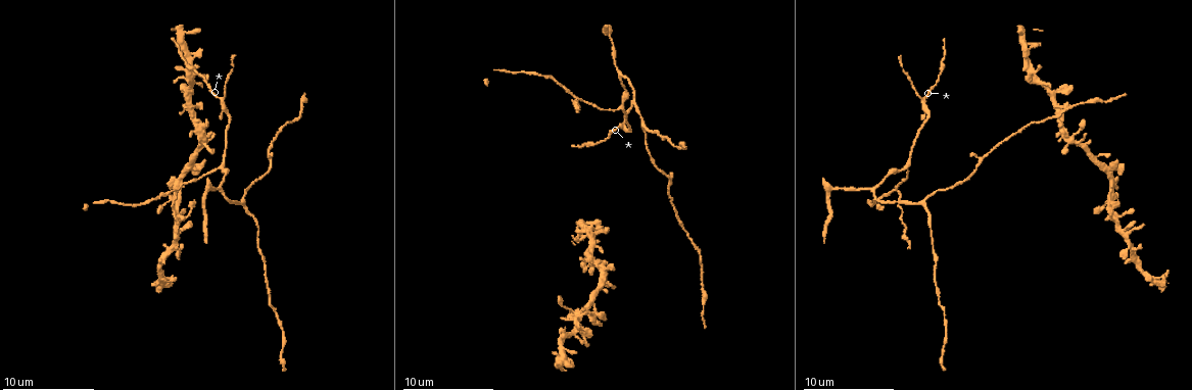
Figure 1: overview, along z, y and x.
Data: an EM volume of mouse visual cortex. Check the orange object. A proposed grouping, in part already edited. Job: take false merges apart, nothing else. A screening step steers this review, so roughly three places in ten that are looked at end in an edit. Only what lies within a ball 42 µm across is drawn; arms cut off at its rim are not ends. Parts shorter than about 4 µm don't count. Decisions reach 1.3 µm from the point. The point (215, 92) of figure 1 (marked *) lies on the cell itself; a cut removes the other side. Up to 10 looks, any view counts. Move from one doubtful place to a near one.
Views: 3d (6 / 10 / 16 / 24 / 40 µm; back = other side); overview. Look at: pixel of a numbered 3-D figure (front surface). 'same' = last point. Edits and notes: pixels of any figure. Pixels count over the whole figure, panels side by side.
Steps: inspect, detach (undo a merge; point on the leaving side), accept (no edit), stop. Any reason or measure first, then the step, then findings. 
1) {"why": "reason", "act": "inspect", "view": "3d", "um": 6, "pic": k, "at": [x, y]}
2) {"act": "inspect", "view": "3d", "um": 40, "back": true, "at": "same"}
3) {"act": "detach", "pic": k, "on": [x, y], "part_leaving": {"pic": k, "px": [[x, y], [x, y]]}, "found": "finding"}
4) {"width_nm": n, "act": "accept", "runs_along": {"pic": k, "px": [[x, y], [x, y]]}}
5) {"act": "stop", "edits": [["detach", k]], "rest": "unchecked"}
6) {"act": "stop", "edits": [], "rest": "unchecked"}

{"why": "three arms meet", "act": "inspect", "view": "3d", "um": 10, "pic": 1, "at": [873, 188]}

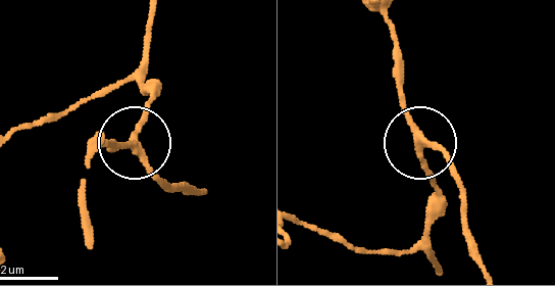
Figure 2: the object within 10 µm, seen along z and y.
{"act": "accept", "runs_along": {"pic": 2, "px": [[434, 267], [431, 177], [402, 96], [402, 69]]}, "found": "all the same cell"}

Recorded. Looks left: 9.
{"why": "three arms meet", "act": "inspect", "view": "3d", "um": 6, "pic": 1, "at": [176, 192]}

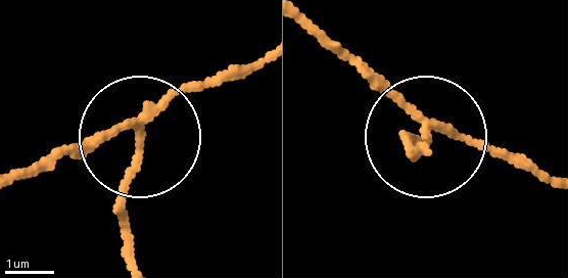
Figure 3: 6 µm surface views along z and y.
{"act": "inspect", "view": "3d", "um": 6, "back": true, "pic": 3, "at": [135, 141]}

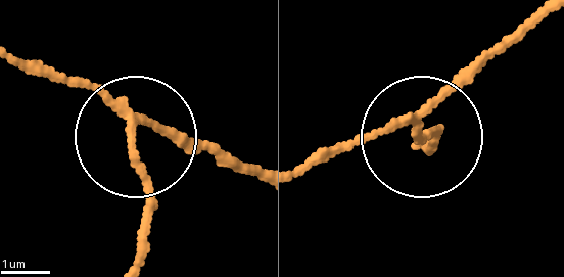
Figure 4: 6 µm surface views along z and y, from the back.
{"act": "detach", "pic": 4, "on": [149, 189], "part_leaving": {"pic": 4, "px": [[134, 129], [146, 198], [134, 260]]}, "found": "two cells meet here"}

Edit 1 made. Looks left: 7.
{"act": "inspect", "view": "overview"}

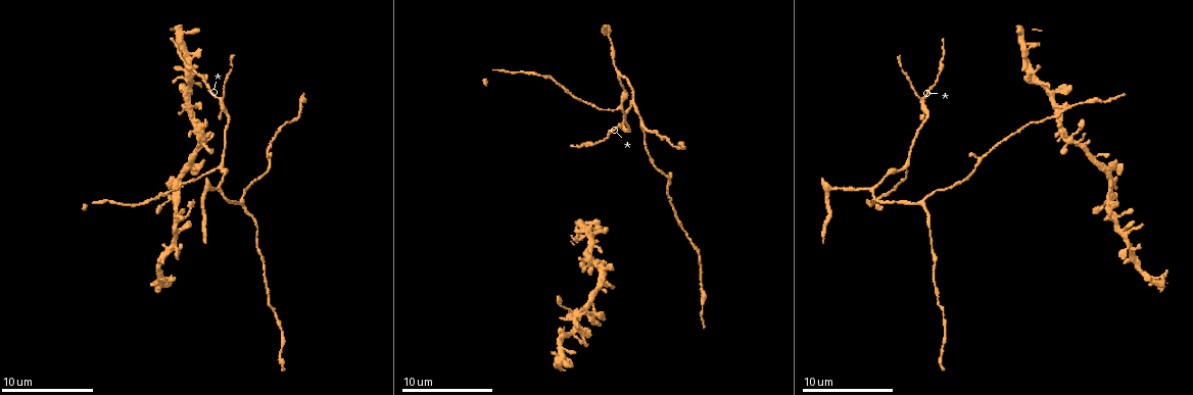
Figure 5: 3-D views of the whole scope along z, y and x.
{"why": "arms part here", "act": "inspect", "view": "3d", "um": 10, "pic": 5, "at": [219, 169]}

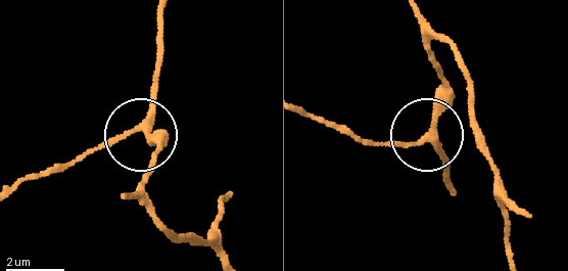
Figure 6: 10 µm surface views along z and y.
{"width_nm": 210, "act": "accept", "runs_along": {"pic": 6, "px": [[161, 11], [149, 129], [115, 134], [74, 163]]}, "found": "one cell here"}

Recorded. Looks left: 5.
{"why": "three-way junction", "act": "inspect", "view": "3d", "um": 10, "pic": 5, "at": [219, 101]}

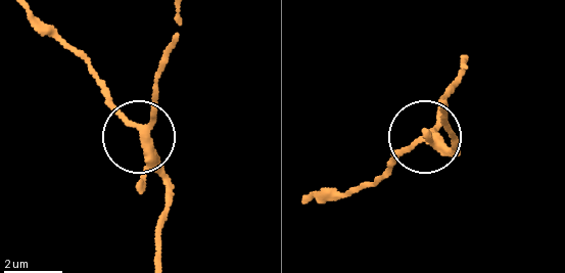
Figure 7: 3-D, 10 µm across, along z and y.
{"act": "accept", "runs_along": {"pic": 7, "px": [[121, 110], [140, 132], [157, 74]]}, "found": "continuous, no second cell"}

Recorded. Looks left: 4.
{"why": "three arms meet", "act": "inspect", "view": "3d", "um": 16, "pic": 5, "at": [644, 124]}

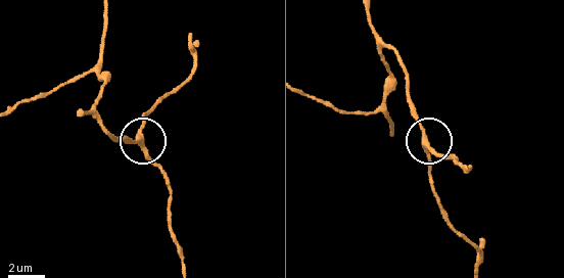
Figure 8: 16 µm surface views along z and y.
{"act": "accept", "found": "all the same cell"}

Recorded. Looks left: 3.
{"act": "stop", "edits": [["detach", 4]], "rest": "unchecked"}

